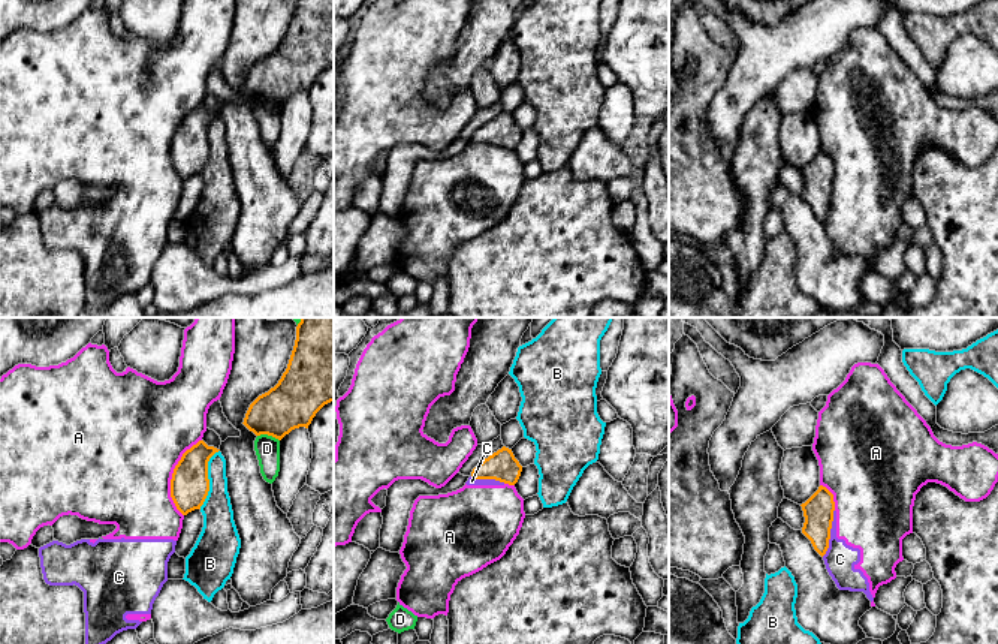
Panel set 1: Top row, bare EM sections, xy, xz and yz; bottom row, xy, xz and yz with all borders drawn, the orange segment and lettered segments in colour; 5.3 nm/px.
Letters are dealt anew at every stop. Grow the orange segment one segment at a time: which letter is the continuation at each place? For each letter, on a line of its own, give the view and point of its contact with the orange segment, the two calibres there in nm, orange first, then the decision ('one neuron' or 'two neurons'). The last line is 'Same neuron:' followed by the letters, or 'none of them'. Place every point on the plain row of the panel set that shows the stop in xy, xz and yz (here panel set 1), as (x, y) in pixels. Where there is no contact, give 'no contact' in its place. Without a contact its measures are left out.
A: meets orange in xy at (172, 141); 200 nm thick on the orange side, 480 nm on the other; two neurons
B: meets orange in xy at (208, 144); 200 nm thick on the orange side, 170 nm on the other; two neurons
C: meets orange in yz at (829, 198); 160 nm thick on the orange side, 170 nm on the other; two neurons
D: meets orange in xy at (268, 99); 280 nm thick on the orange side, 130 nm on the other; two neurons
Same neuron: none of them

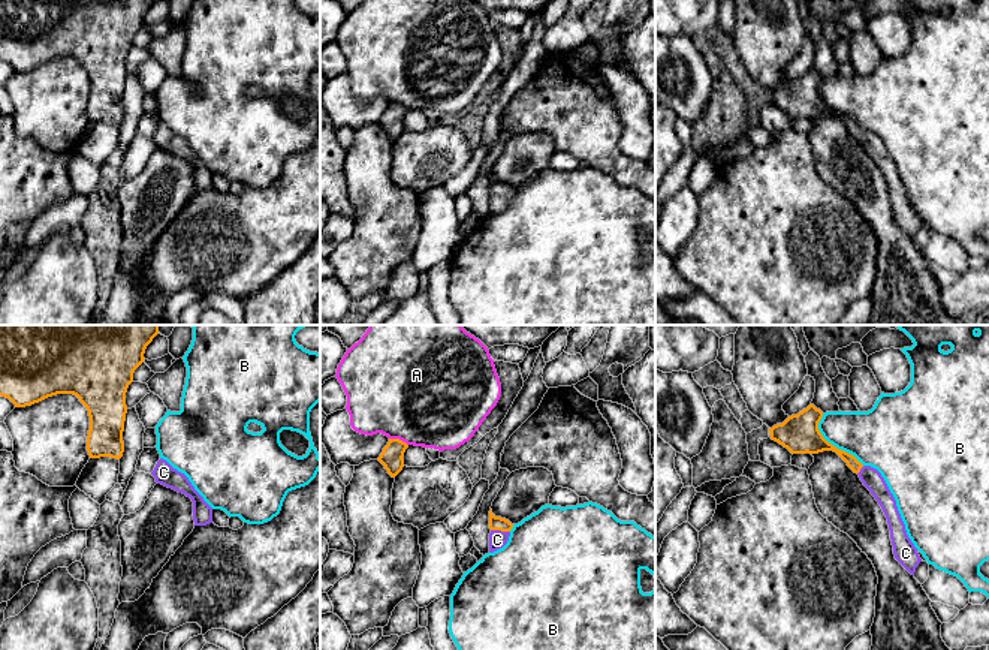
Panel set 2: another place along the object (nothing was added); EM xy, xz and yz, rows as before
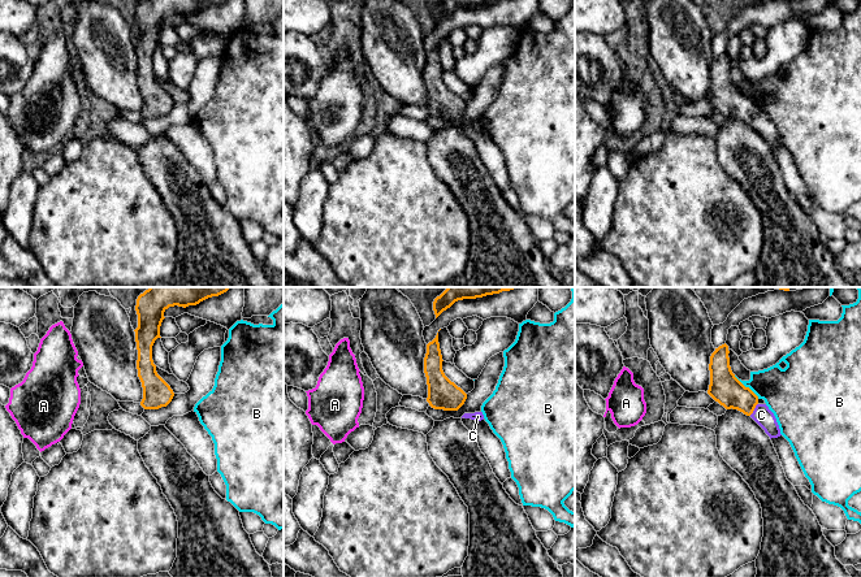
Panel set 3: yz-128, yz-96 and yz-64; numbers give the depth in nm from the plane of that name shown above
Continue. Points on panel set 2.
A: meets orange in xz at (398, 104); 120 nm thick on the orange side, 500 nm on the other; two neurons
B: meets orange in yz at (831, 108); 220 nm thick on the orange side, 300 nm on the other; two neurons
C: meets orange in xz at (500, 193); 80 nm thick on the orange side, 100 nm on the other; one neuron
Same neuron: C

